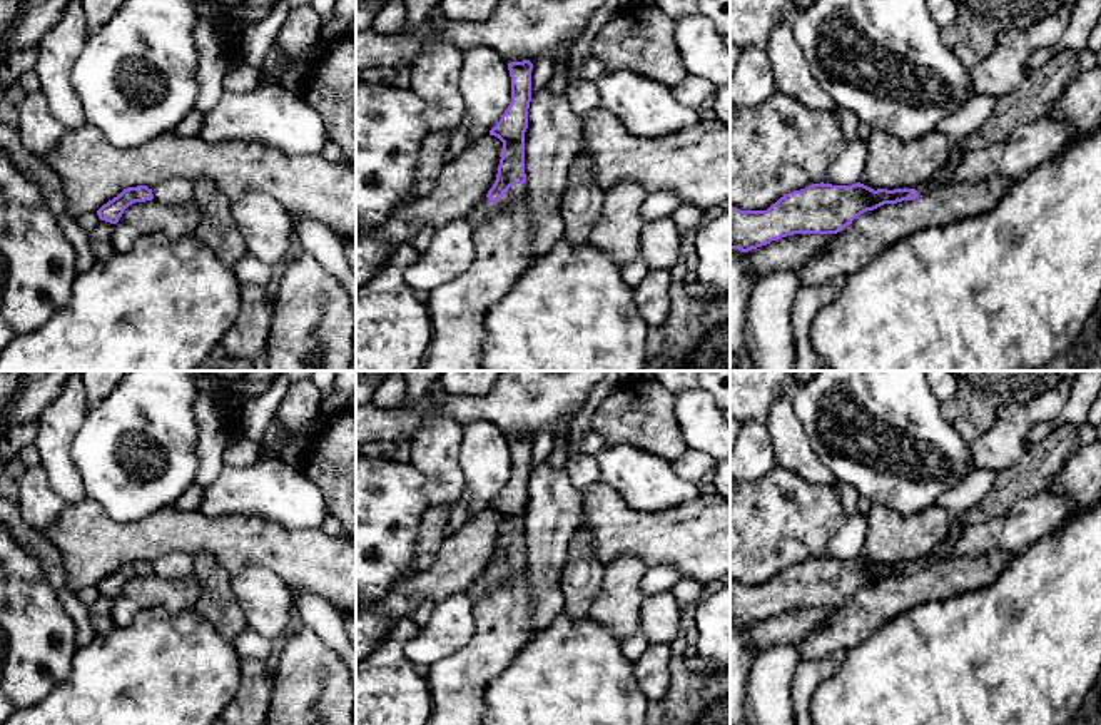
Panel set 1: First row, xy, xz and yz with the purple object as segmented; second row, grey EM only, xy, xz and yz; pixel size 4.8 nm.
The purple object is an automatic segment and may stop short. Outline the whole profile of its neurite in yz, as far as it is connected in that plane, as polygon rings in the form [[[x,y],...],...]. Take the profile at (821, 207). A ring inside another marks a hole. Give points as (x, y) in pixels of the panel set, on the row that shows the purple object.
[[[959,144],[952,145],[946,165],[927,182],[914,187],[874,190],[860,182],[820,182],[785,194],[767,210],[740,210],[730,205],[730,249],[748,252],[794,234],[837,234],[867,210],[914,200],[944,185],[964,157]]]

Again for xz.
[[[530,60],[508,63],[511,77],[511,102],[490,135],[503,142],[498,174],[486,197],[466,215],[473,229],[479,227],[495,204],[506,205],[521,202],[526,195],[525,174],[525,132],[528,129],[528,109],[531,102]]]

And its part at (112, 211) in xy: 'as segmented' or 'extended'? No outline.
as segmented

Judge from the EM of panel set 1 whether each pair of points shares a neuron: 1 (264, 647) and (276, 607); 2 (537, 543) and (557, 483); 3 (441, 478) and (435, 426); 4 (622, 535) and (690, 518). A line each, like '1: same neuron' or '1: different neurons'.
1: different neurons
2: same neuron
3: same neuron
4: same neuron

